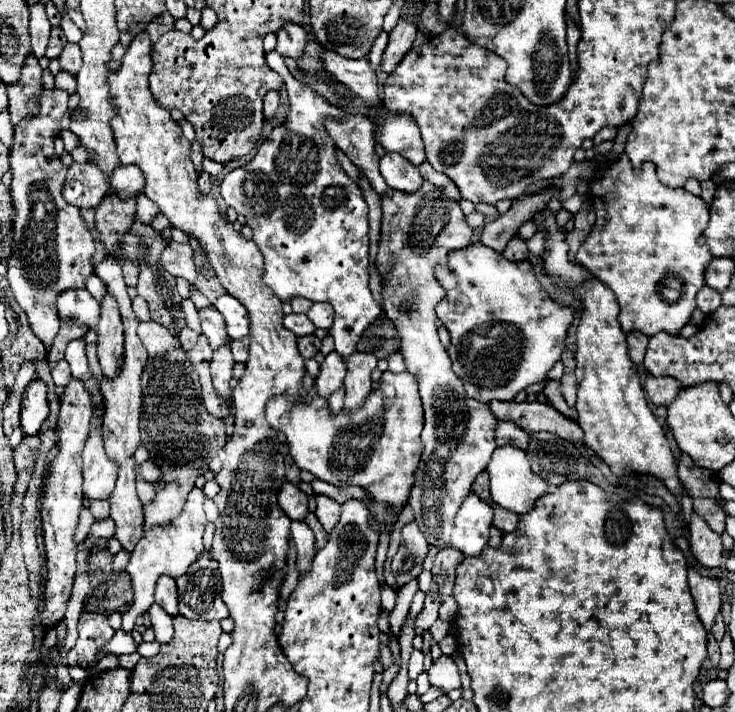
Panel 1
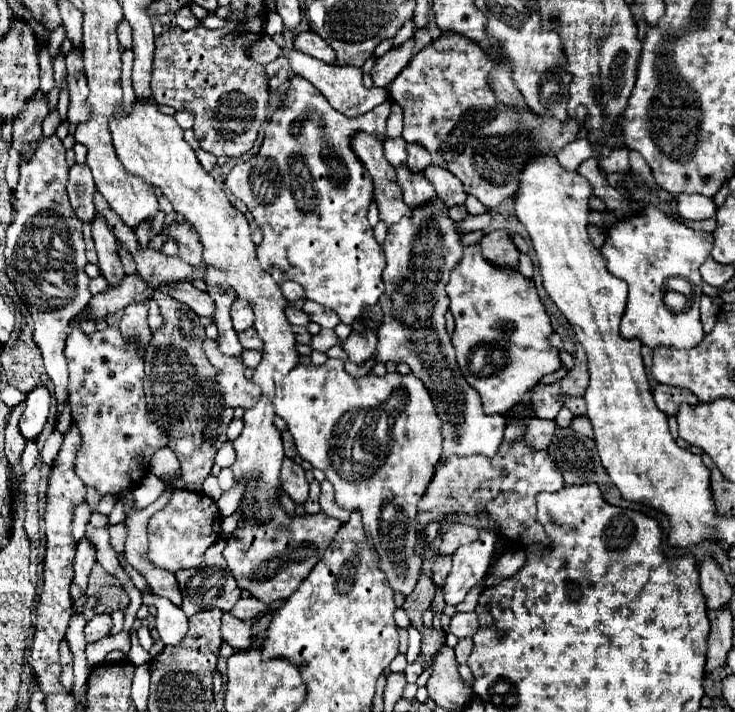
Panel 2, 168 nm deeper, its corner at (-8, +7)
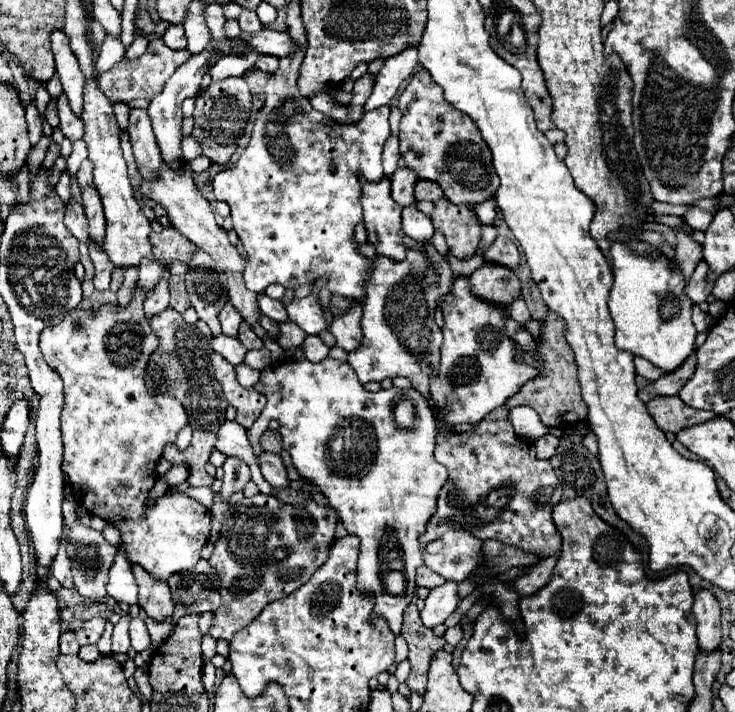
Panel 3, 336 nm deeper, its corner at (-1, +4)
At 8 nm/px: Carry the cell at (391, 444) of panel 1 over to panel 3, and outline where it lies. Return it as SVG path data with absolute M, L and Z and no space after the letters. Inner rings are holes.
M324 358L318 364L308 360L302 362L282 362L278 366L270 366L260 374L260 380L254 386L262 392L268 402L260 416L268 416L268 420L280 422L280 434L284 450L292 456L292 464L298 468L302 478L318 484L320 492L328 498L330 506L342 518L348 534L360 538L360 560L358 560L358 588L372 596L382 596L384 602L374 602L374 616L384 616L394 634L400 634L402 612L410 602L402 602L402 596L392 596L384 592L382 586L382 568L386 568L390 554L400 554L404 562L404 578L406 586L414 586L416 570L422 566L422 548L418 544L418 536L424 534L426 522L436 512L436 498L446 482L446 468L436 462L434 446L436 446L436 424L432 416L432 408L426 398L414 388L388 388L380 392L368 392L352 368L346 362L338 362L332 358ZM400 400L410 400L414 404L414 426L398 428L394 420L394 404Z

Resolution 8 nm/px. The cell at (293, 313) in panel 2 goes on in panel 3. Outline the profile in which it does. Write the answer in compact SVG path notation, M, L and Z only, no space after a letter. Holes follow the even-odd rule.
M260 294L258 296L258 306L260 306L260 310L262 310L264 316L268 316L268 318L272 318L276 322L286 322L288 320L286 308L282 306L280 300L272 300L266 294Z

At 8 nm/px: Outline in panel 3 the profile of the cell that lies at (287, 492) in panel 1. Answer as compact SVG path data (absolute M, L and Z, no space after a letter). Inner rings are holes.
M260 452L260 454L258 454L258 464L260 464L260 470L262 470L266 482L268 482L272 488L278 488L278 490L290 488L288 472L286 472L284 462L282 462L282 458L280 458L278 454Z

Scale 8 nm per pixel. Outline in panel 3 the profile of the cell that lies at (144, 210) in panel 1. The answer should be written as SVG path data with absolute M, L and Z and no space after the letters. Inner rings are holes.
M150 258L150 260L142 260L138 268L140 268L140 278L138 278L140 292L126 308L108 304L94 314L76 308L68 312L60 324L42 330L40 350L48 366L52 366L64 382L62 470L70 476L76 502L82 504L90 514L96 514L120 528L122 532L120 544L126 548L130 562L142 564L142 568L146 568L146 572L150 572L156 580L168 580L176 572L194 568L196 562L200 560L200 550L206 546L210 538L210 510L182 492L166 492L156 500L152 510L145 509L148 494L156 481L152 479L155 476L156 464L162 456L162 450L166 444L176 440L178 432L188 424L188 416L176 398L168 394L150 396L144 386L146 362L154 352L154 348L158 346L158 338L154 336L148 320L144 318L142 302L146 288L152 290L158 284L162 272L166 272L166 266Z

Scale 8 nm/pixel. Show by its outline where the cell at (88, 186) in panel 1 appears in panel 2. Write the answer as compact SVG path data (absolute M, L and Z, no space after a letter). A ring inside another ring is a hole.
M73 165L67 183L67 195L71 201L71 209L81 221L93 221L95 205L93 205L93 177L87 165Z

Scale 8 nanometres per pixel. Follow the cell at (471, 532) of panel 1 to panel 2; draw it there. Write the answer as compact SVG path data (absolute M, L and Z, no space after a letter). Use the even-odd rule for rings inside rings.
M481 529L481 535L475 543L457 549L453 557L453 569L443 583L445 605L459 605L471 587L479 585L489 571L493 549L495 549L493 531Z

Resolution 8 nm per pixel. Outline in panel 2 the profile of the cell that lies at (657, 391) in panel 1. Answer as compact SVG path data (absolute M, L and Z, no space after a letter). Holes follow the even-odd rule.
M657 385L653 391L653 397L657 407L665 415L675 415L679 411L679 405L683 403L697 405L697 397L693 397L693 393L685 393L685 389L677 389L671 385Z

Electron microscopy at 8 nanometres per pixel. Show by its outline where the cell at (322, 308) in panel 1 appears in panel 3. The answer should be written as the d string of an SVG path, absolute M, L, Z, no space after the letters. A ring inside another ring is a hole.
M318 290L310 292L310 296L302 300L292 300L286 306L286 312L292 322L296 322L306 334L318 334L320 330L326 328L324 312L318 302Z

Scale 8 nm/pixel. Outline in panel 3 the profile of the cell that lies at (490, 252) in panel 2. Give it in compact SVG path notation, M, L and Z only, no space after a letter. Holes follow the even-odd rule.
M484 262L470 276L472 292L488 302L510 306L510 302L520 294L520 280L508 266Z

